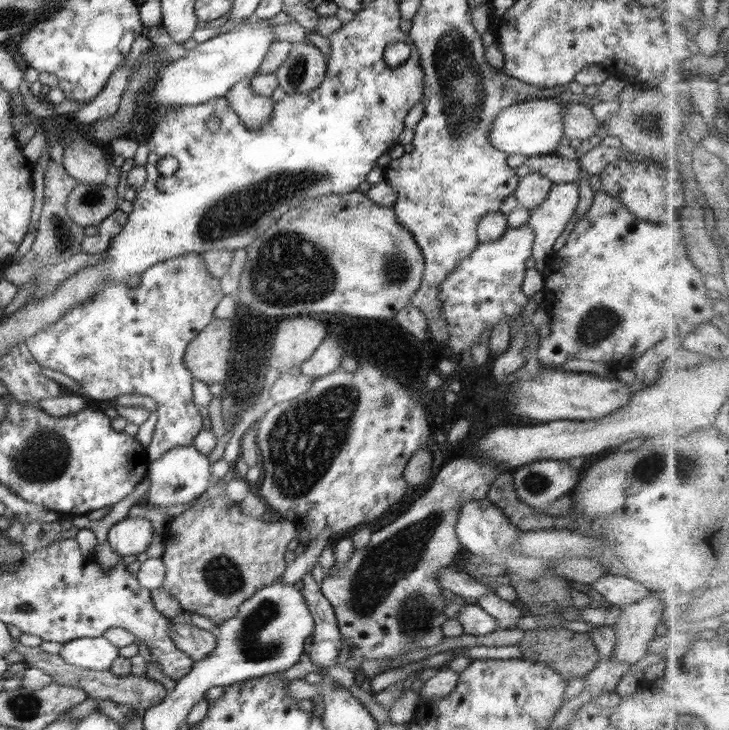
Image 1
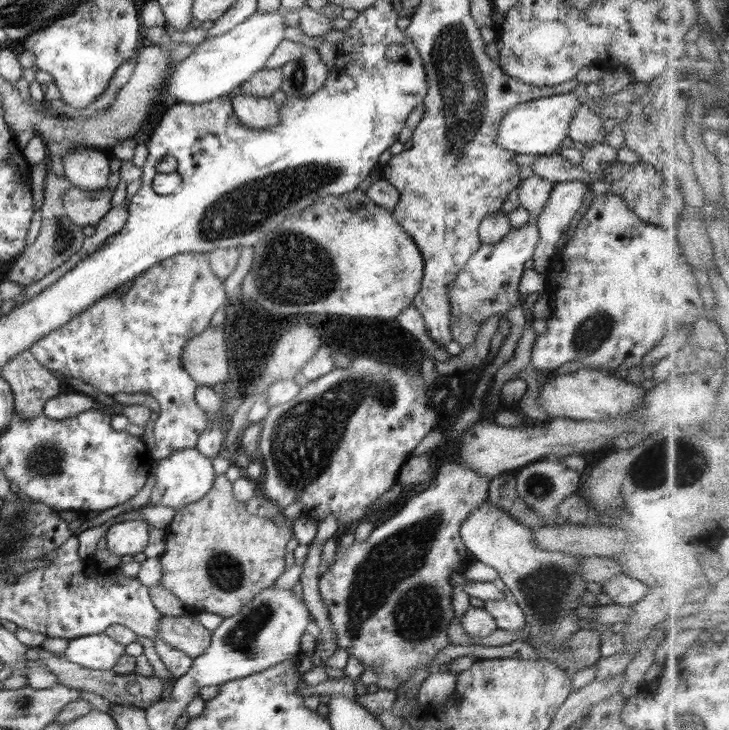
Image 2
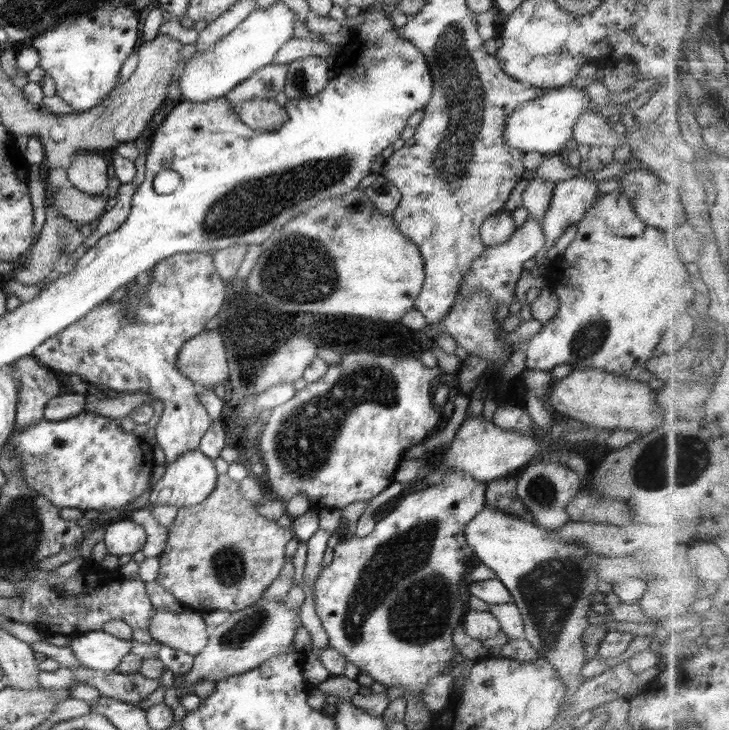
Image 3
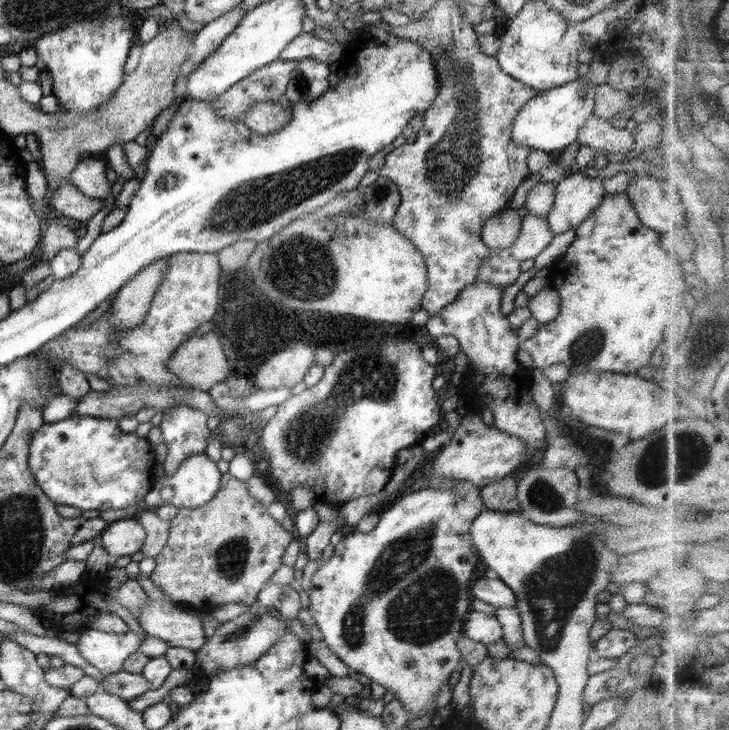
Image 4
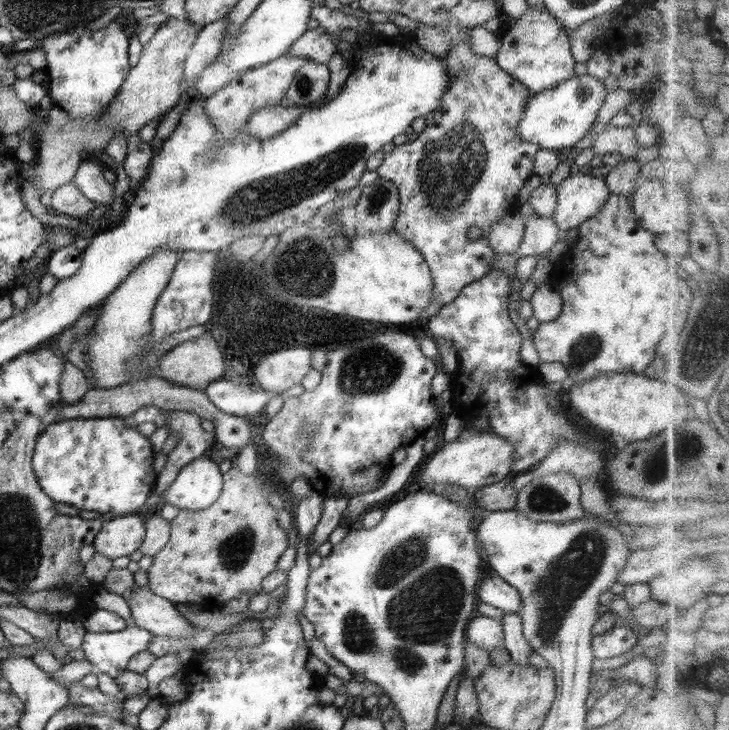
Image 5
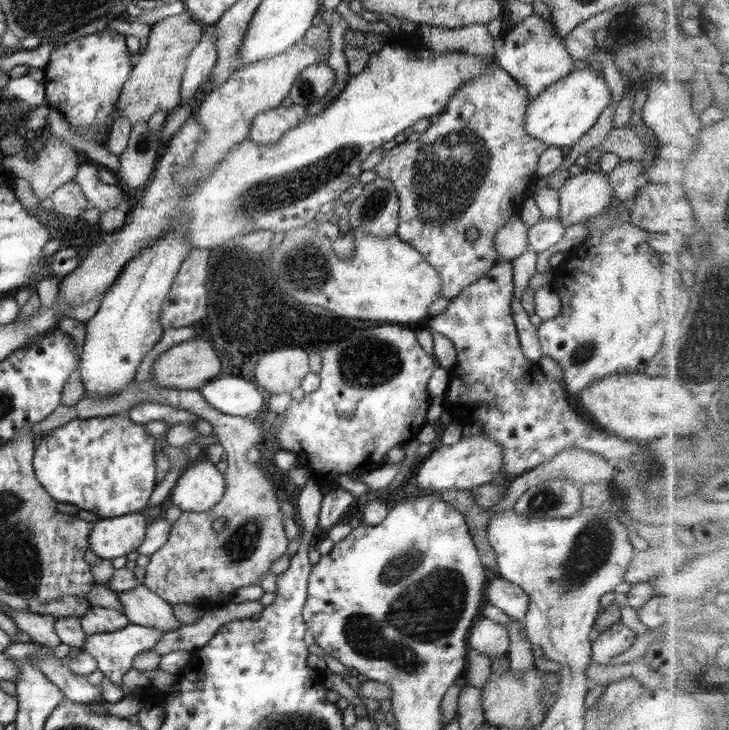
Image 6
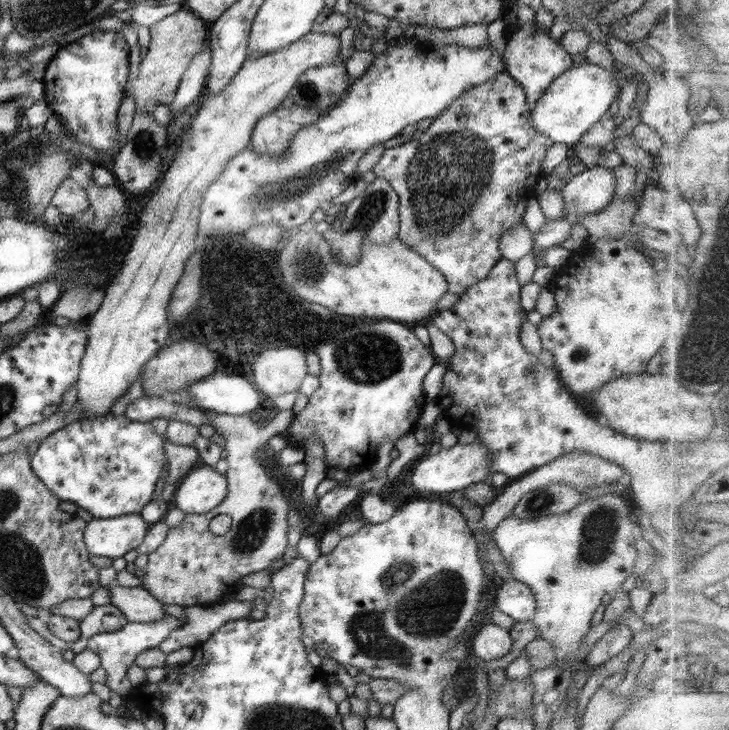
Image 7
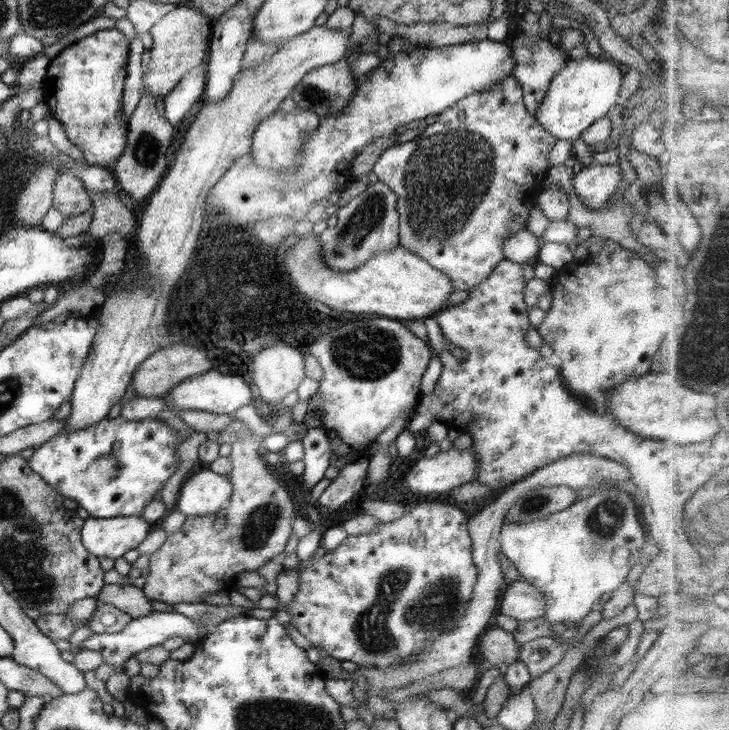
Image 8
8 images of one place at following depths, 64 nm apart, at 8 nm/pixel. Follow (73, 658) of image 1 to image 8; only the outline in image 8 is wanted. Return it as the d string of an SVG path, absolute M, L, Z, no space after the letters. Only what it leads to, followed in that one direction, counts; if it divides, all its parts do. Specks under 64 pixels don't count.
M152 611L144 618L134 618L128 627L121 632L114 634L93 634L87 640L81 642L81 645L86 650L93 650L99 652L106 663L110 663L115 670L115 673L105 681L106 690L108 694L112 694L118 701L128 699L128 685L130 684L131 676L124 674L125 669L123 664L130 658L134 657L141 650L146 650L151 646L158 646L166 642L170 638L182 637L188 642L197 643L200 629L202 629L202 622L198 620L190 620L190 618L183 616L177 612L162 612Z

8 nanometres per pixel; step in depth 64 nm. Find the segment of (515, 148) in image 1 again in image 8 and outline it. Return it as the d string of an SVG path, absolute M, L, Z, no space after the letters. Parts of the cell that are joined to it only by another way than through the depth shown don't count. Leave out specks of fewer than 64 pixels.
M589 55L582 59L570 59L554 76L534 116L552 137L574 142L584 135L586 127L606 117L608 110L620 102L623 77L620 65L609 58L602 60Z

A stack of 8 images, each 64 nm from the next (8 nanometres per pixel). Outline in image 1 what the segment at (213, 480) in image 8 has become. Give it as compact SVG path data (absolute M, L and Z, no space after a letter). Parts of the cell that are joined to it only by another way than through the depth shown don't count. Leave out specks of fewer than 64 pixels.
M194 445L173 447L160 458L149 461L147 478L150 480L148 502L155 506L178 506L198 499L211 487L210 460Z

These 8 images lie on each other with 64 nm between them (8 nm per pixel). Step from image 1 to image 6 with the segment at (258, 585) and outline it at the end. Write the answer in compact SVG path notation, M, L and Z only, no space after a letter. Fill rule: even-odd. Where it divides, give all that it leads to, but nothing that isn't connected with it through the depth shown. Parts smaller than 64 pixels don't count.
M148 379L140 385L136 385L136 381L132 381L124 390L116 394L102 396L101 394L85 394L82 400L79 400L74 406L57 406L57 409L44 420L35 423L31 428L36 438L41 438L49 430L54 430L58 426L62 426L66 422L74 419L89 419L99 416L126 414L131 406L136 406L140 402L159 402L165 405L174 405L176 408L188 410L192 414L199 416L200 419L208 420L213 426L213 435L217 436L220 446L224 448L227 462L227 469L223 472L226 488L224 497L206 512L190 513L182 512L182 515L172 523L168 541L164 546L154 552L150 556L150 562L146 566L145 576L140 584L149 588L154 594L163 598L171 605L188 604L198 609L215 608L228 602L228 600L236 594L238 588L242 586L250 586L251 584L259 584L260 575L267 575L272 563L277 561L282 555L286 554L287 547L291 540L286 537L284 530L284 512L280 510L280 500L276 496L272 482L268 482L268 478L264 475L262 468L256 463L248 461L246 454L248 450L255 447L256 444L268 439L268 428L263 428L260 424L259 417L251 416L230 416L224 414L216 408L212 408L204 400L198 388L194 390L162 388ZM225 518L226 526L221 534L213 530L215 520Z

